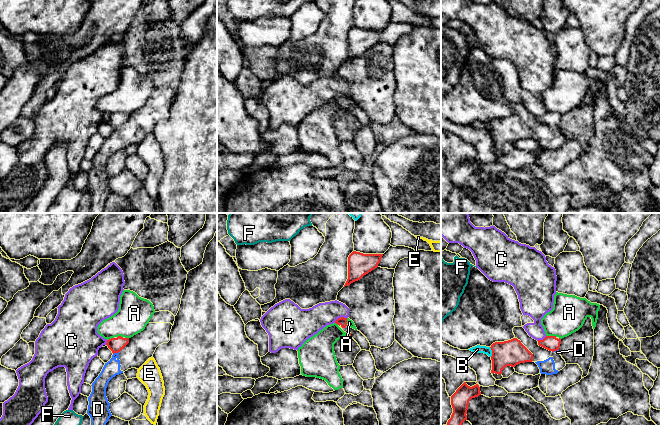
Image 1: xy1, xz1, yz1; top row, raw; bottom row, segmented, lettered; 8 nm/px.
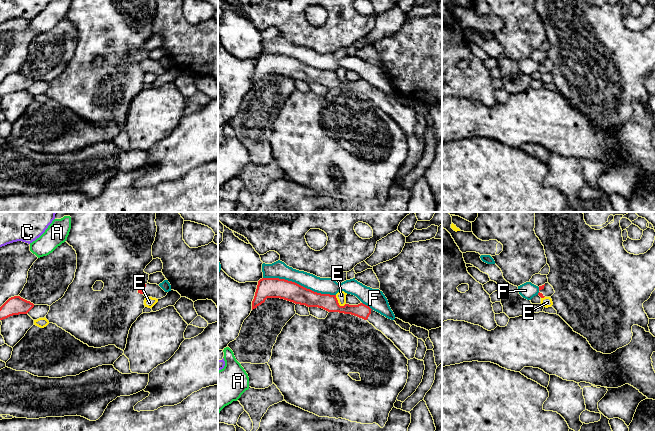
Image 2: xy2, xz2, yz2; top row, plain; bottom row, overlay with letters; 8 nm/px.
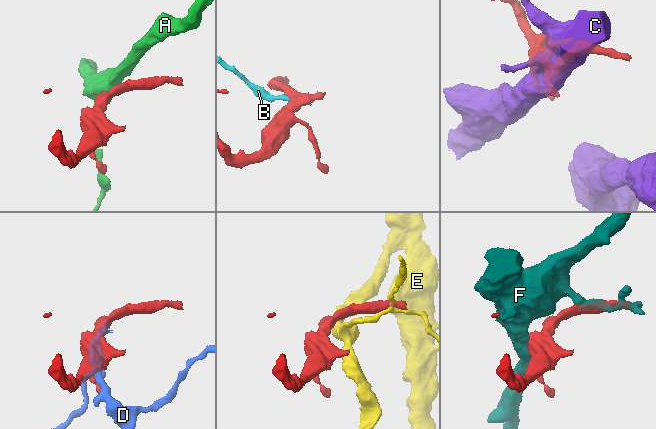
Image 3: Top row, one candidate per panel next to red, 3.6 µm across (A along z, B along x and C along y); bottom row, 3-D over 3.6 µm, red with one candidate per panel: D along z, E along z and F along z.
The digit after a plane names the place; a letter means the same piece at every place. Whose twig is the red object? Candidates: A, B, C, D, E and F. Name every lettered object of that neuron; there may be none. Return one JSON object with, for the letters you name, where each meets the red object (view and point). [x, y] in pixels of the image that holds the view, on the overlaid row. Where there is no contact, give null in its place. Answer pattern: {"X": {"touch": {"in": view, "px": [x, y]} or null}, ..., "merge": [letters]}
{"merge": []}

